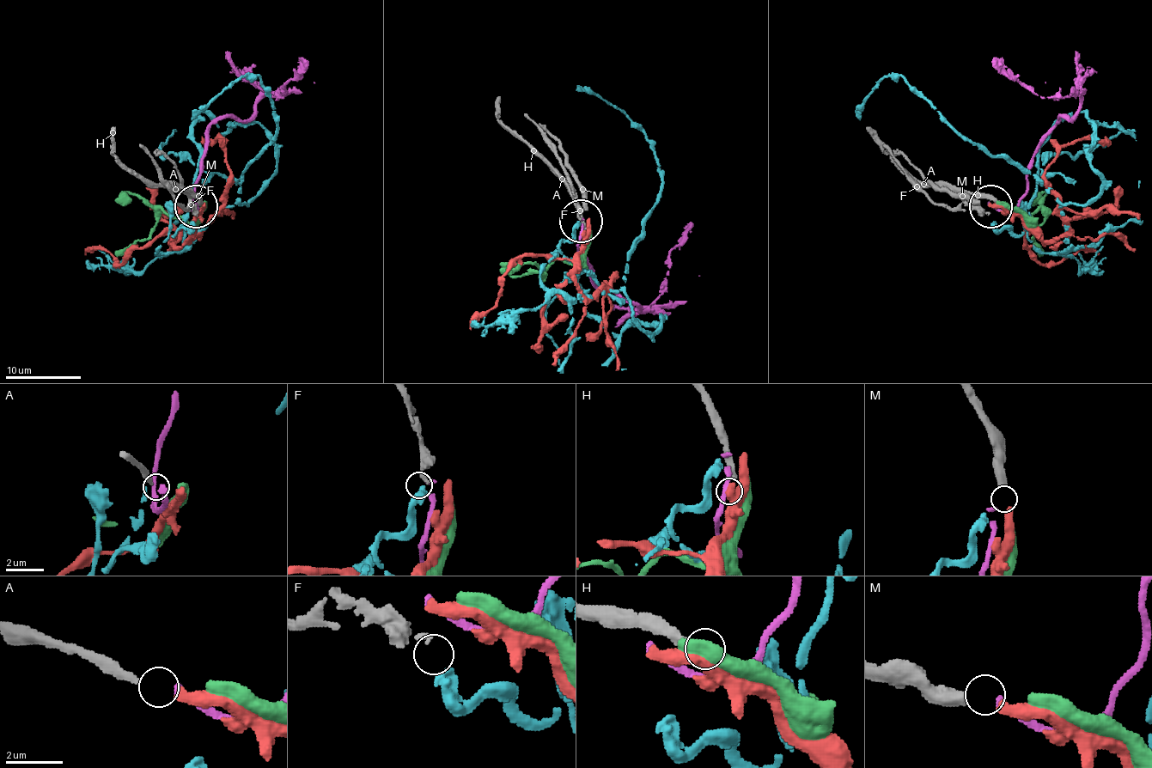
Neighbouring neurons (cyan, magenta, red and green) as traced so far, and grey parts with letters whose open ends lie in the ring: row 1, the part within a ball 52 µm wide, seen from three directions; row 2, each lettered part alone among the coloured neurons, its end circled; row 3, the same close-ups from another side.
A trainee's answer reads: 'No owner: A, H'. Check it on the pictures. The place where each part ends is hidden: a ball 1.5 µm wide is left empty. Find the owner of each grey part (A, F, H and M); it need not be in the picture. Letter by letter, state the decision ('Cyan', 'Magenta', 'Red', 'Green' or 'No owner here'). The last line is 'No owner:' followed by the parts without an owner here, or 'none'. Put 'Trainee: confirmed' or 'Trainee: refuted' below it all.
A: Magenta
F: Cyan
H: No owner here
M: Red
No owner: H
Trainee: refuted

